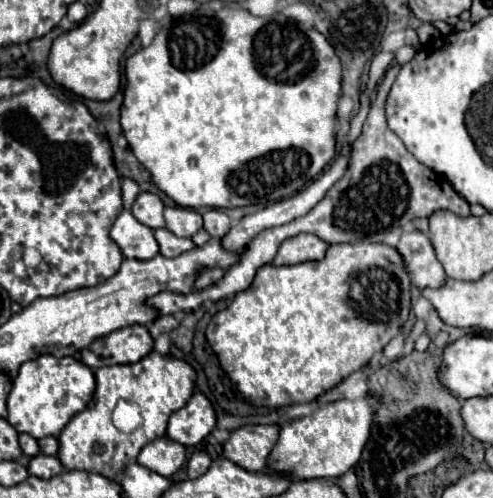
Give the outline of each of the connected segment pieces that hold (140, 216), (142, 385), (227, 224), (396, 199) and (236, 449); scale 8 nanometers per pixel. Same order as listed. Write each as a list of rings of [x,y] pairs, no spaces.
[[[139,193],[131,213],[135,215],[137,221],[141,221],[143,225],[151,227],[151,229],[159,229],[165,227],[165,219],[163,219],[163,203],[155,193]]]
[[[151,351],[147,357],[143,357],[139,363],[133,363],[133,365],[99,367],[95,371],[95,381],[97,381],[97,389],[95,389],[93,401],[81,413],[77,413],[57,437],[59,439],[57,459],[63,463],[65,469],[95,471],[95,473],[101,473],[103,477],[115,479],[123,471],[123,467],[131,465],[137,459],[139,451],[147,443],[165,435],[169,415],[181,409],[193,395],[195,371],[189,363],[181,359],[163,357],[157,351]]]
[[[207,209],[203,213],[203,221],[205,221],[203,229],[211,237],[223,237],[231,229],[231,219],[221,209]]]
[[[393,65],[387,69],[383,81],[377,87],[377,97],[371,105],[371,111],[363,123],[363,131],[353,143],[353,153],[351,153],[351,163],[347,173],[329,189],[329,193],[303,217],[293,219],[291,223],[265,229],[261,231],[245,249],[241,255],[239,263],[227,269],[225,277],[203,291],[193,291],[189,295],[175,295],[175,293],[159,293],[151,297],[147,303],[153,305],[159,315],[177,315],[177,313],[191,313],[195,311],[205,299],[225,299],[231,297],[239,291],[245,291],[257,269],[271,263],[279,245],[285,239],[291,239],[299,233],[311,233],[323,239],[325,243],[355,243],[359,239],[365,239],[373,233],[387,231],[391,227],[403,227],[405,223],[417,219],[417,217],[429,217],[437,209],[447,209],[453,211],[461,217],[471,215],[469,213],[469,203],[447,183],[447,179],[423,163],[419,163],[401,143],[401,139],[387,127],[387,117],[385,117],[385,99],[389,95],[389,89],[399,73],[399,65]]]
[[[279,425],[239,427],[223,445],[223,455],[247,471],[263,471],[277,437]]]

